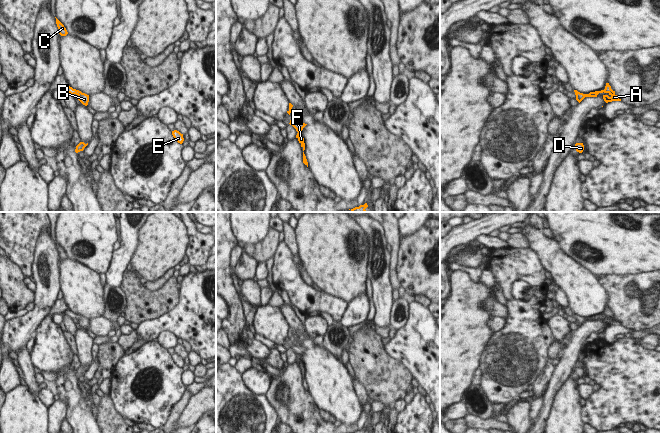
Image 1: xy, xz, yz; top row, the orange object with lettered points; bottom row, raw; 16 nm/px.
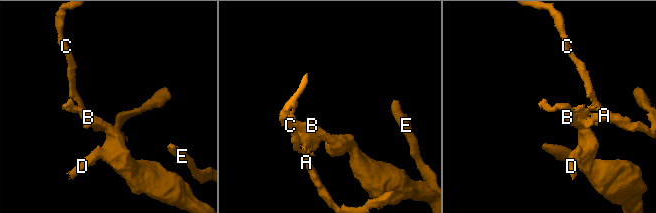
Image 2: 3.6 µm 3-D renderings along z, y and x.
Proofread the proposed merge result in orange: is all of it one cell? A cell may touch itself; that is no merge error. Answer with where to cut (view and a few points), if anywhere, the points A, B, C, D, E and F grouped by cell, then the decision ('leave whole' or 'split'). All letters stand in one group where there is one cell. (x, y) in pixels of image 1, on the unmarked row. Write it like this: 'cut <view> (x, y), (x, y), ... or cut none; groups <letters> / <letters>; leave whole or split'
cut none; groups A B C D E F; leave whole

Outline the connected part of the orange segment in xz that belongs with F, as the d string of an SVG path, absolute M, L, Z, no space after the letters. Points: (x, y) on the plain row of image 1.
M290 344L289 348L292 349L296 353L296 355L298 356L296 359L296 362L298 363L298 365L301 368L301 371L303 372L303 375L304 375L305 374L305 367L304 367L304 362L301 360L301 356L307 348L305 348L303 345L296 346L293 344Z

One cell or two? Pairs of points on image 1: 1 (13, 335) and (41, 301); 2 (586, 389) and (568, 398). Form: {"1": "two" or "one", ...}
{"1": "one", "2": "two"}

